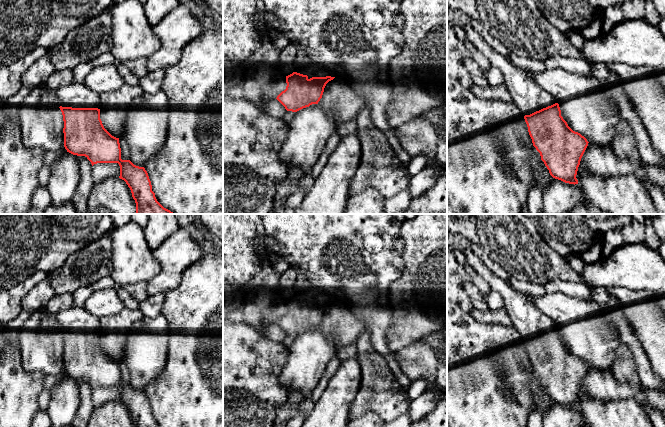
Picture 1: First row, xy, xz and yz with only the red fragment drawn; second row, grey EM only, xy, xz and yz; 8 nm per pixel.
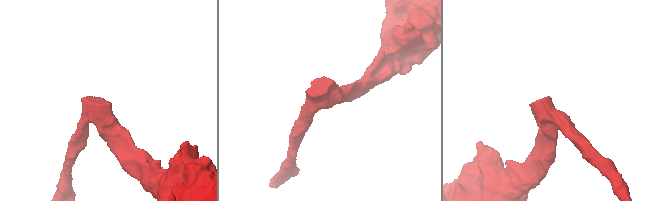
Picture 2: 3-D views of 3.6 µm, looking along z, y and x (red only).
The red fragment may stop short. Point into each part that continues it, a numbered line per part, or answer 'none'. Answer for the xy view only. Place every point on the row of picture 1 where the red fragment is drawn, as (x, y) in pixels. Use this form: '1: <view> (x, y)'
1: xy (76, 95)

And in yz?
1: yz (529, 97)

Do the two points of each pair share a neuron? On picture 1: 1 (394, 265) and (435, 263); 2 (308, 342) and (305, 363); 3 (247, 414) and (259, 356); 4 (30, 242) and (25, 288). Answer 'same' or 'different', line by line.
1: different
2: same
3: same
4: different

